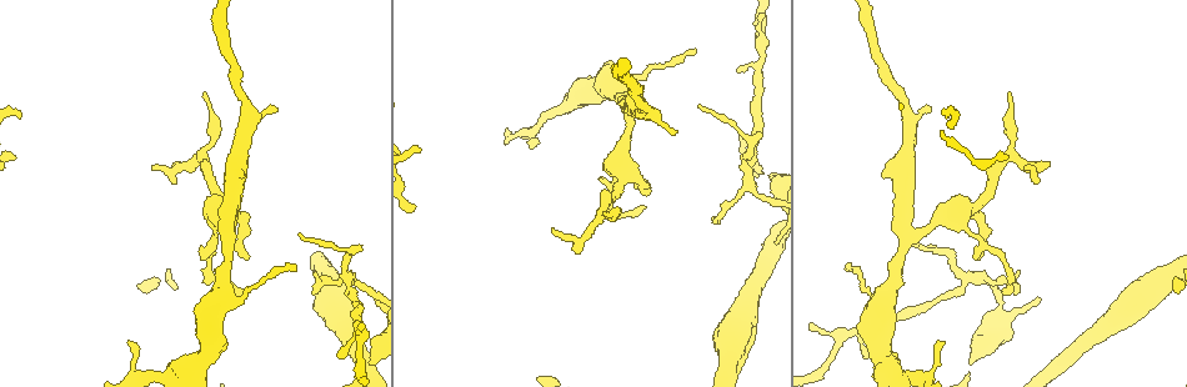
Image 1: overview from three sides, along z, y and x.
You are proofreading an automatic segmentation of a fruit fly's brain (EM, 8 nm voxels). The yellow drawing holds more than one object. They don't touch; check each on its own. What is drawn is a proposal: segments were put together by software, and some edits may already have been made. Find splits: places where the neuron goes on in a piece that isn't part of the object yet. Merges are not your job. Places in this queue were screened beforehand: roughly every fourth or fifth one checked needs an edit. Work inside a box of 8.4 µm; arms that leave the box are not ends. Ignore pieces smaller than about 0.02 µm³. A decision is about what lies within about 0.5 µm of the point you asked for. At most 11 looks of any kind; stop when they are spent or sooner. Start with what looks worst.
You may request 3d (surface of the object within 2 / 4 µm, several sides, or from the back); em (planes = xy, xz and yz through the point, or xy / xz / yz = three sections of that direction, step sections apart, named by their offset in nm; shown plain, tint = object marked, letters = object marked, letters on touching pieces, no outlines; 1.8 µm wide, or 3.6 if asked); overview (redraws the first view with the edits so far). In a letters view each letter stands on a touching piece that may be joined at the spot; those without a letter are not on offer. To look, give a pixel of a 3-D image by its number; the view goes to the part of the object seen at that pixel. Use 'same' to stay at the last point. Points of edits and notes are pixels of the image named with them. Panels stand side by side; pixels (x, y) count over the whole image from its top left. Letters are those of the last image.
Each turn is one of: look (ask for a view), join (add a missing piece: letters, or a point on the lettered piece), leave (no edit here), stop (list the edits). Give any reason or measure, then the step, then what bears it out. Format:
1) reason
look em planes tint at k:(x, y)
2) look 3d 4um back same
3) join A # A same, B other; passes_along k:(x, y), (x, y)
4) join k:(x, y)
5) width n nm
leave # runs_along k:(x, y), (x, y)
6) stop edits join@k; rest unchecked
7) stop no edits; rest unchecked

free end
look 3d 2um at 1:(1028, 168)

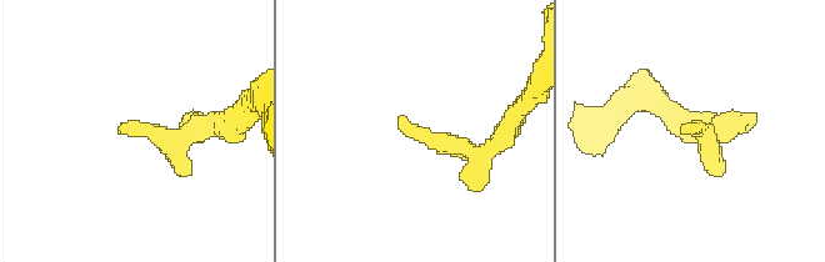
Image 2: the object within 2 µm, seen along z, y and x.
need the tissue
look em planes letters at 2:(121, 133)

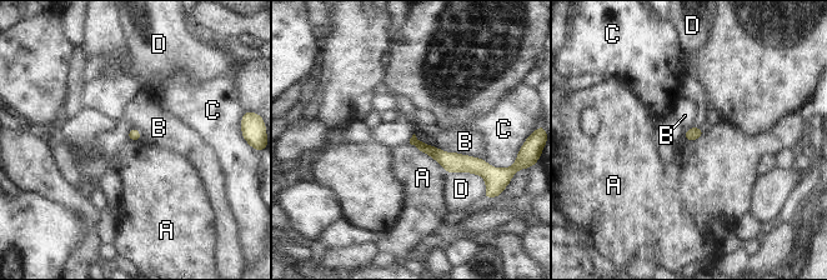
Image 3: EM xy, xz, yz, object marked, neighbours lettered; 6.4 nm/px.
leave # A other, B other, C other, D other; runs_along 3:(414, 140), (451, 163), (481, 166); no lettered piece goes on from it

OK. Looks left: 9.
branch stops here
look em planes letters at 1:(204, 93)

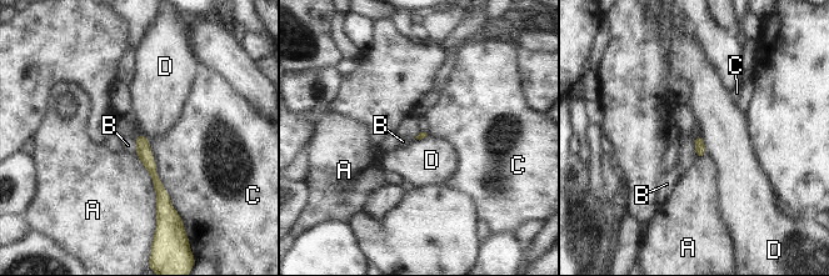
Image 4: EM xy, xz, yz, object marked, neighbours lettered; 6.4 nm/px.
leave # A other, B other, C other, D other; none of them fits

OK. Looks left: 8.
tapers out
look em planes plain at 1:(865, 358)

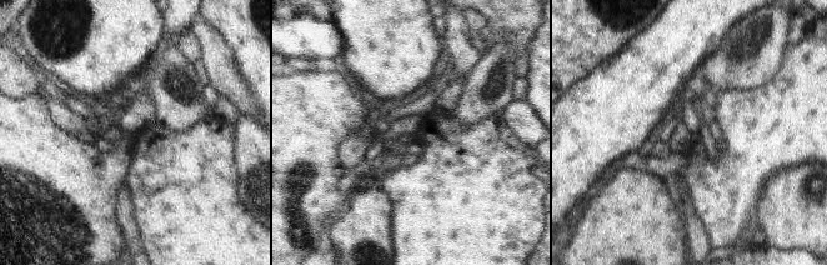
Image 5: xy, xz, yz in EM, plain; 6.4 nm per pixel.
look em planes letters same

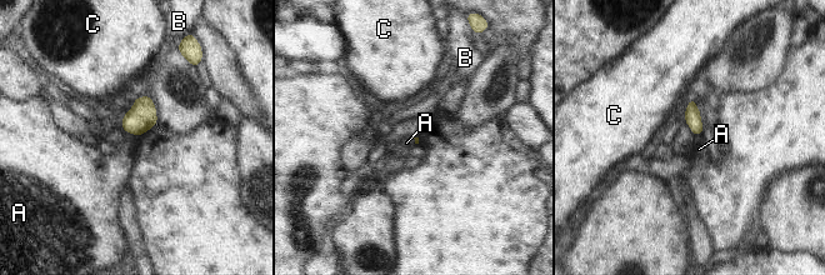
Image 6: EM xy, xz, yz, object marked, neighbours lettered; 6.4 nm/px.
leave # A other, B other, C other; border 6:(701, 135), (695, 138); none of them fits

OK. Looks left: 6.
thin end
look em yz step 8 tint at 1:(246, 256)

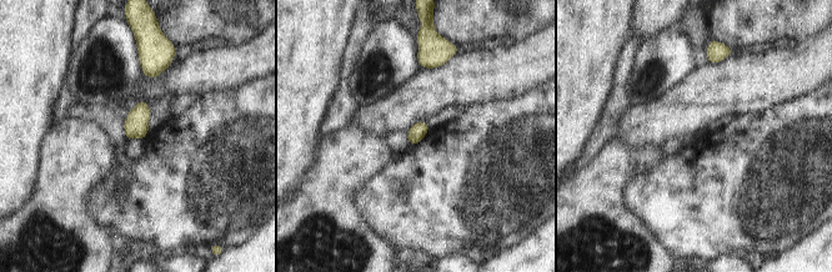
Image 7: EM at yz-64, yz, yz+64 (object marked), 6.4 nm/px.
look em planes letters same

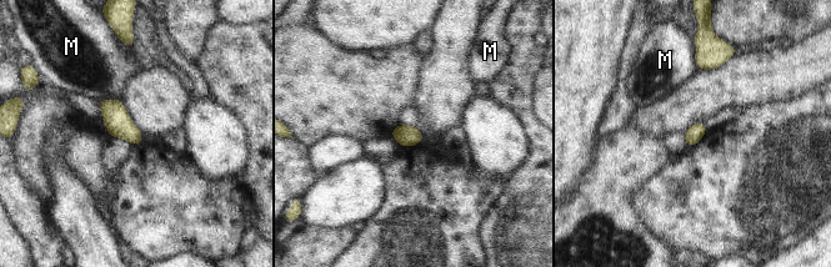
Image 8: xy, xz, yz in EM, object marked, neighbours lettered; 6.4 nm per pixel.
longest_contact M 150 nm
leave # M other; border 8:(120, 97), (98, 101); none of them fits

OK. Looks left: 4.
branch stops here
look 3d 4um at 1:(372, 365)

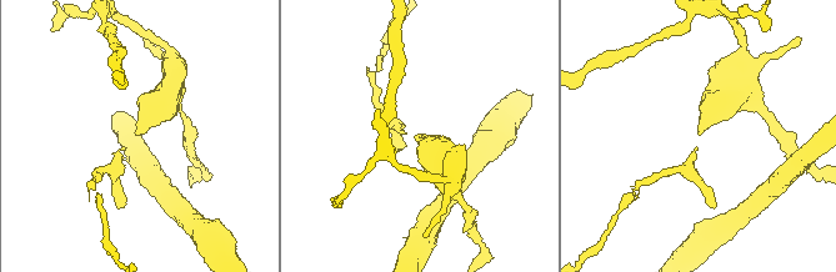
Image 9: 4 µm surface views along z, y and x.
need the tissue
look em planes plain at 9:(418, 134)

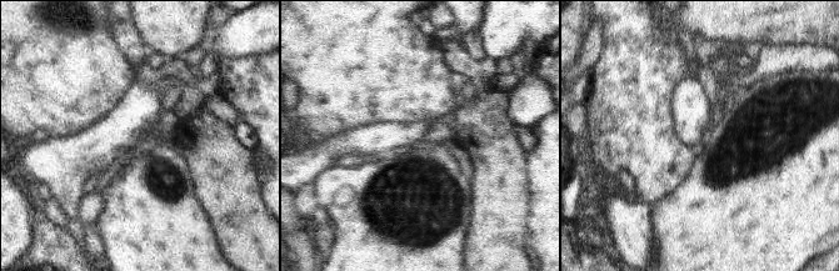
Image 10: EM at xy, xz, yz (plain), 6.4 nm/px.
see the neighbours
look em planes letters same

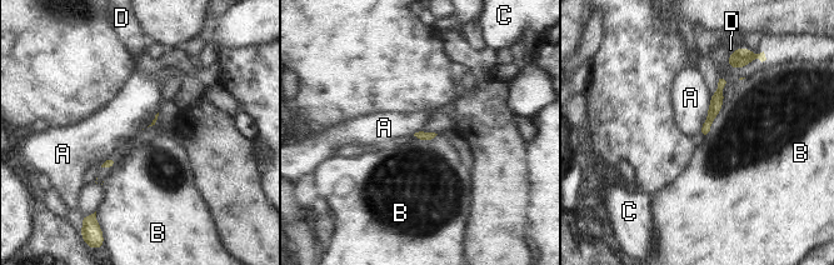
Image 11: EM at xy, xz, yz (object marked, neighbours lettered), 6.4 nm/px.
longest_contact B 300 nm
leave # A other, B other, C other, D other; runs_along 11:(722, 83), (715, 106), (705, 129); no lettered piece goes on from it

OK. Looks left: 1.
stop no edits; rest unchecked

